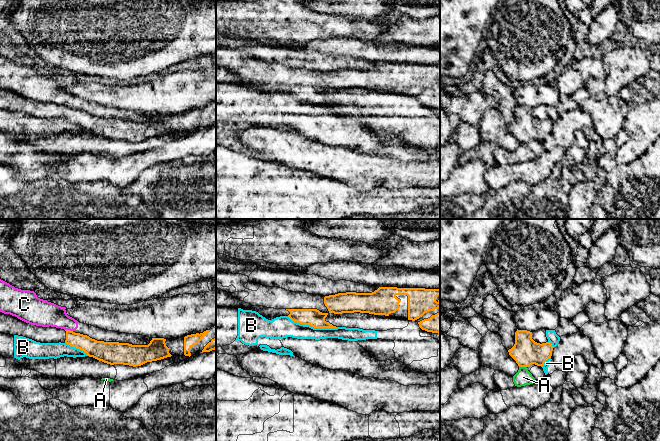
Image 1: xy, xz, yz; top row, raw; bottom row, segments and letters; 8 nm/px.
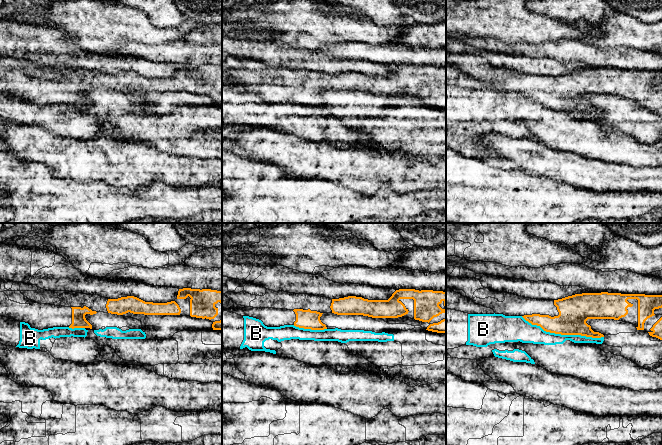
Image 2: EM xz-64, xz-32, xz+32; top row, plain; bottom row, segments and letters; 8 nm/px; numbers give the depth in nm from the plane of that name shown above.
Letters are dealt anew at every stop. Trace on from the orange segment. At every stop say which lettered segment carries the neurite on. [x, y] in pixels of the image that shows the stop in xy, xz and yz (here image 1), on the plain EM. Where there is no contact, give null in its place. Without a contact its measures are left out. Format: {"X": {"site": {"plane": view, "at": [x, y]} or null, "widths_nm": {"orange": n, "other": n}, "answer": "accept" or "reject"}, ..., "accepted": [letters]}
{"A": {"site": {"plane": "yz", "at": [523, 142]}, "widths_nm": {"orange": 220, "other": 130}, "answer": "reject"}, "B": {"site": {"plane": "xz", "at": [312, 102]}, "widths_nm": {"orange": 140, "other": 180}, "answer": "reject"}, "C": {"site": {"plane": "xy", "at": [69, 106]}, "widths_nm": {"orange": 140, "other": 200}, "answer": "reject"}, "accepted": []}

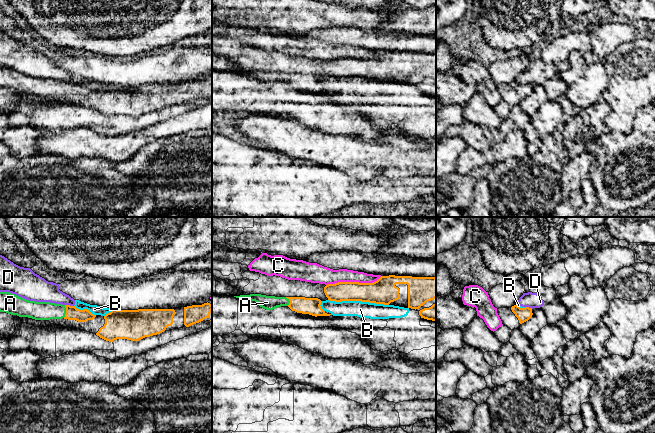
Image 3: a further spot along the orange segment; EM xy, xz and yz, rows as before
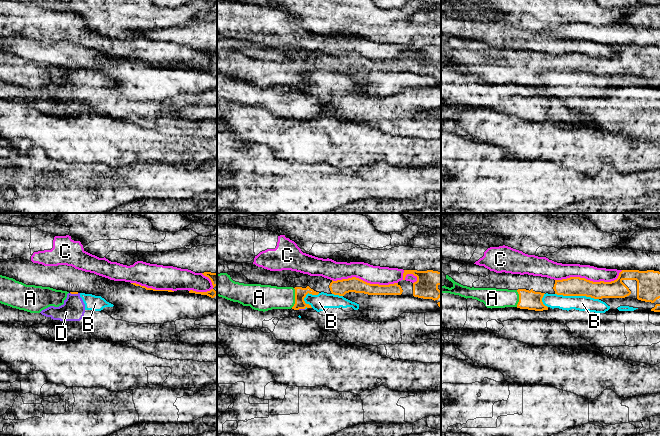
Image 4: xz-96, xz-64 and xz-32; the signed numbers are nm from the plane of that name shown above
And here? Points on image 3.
{"A": {"site": {"plane": "xy", "at": [66, 87]}, "widths_nm": {"orange": 110, "other": 140}, "answer": "accept"}, "B": {"site": {"plane": "xz", "at": [358, 76]}, "widths_nm": {"orange": 200, "other": 130}, "answer": "reject"}, "C": {"site": {"plane": "xz", "at": [353, 58]}, "widths_nm": {"orange": 200, "other": 140}, "answer": "reject"}, "D": {"site": {"plane": "xy", "at": [69, 81]}, "widths_nm": {"orange": 110, "other": 180}, "answer": "reject"}, "accepted": ["A"]}

